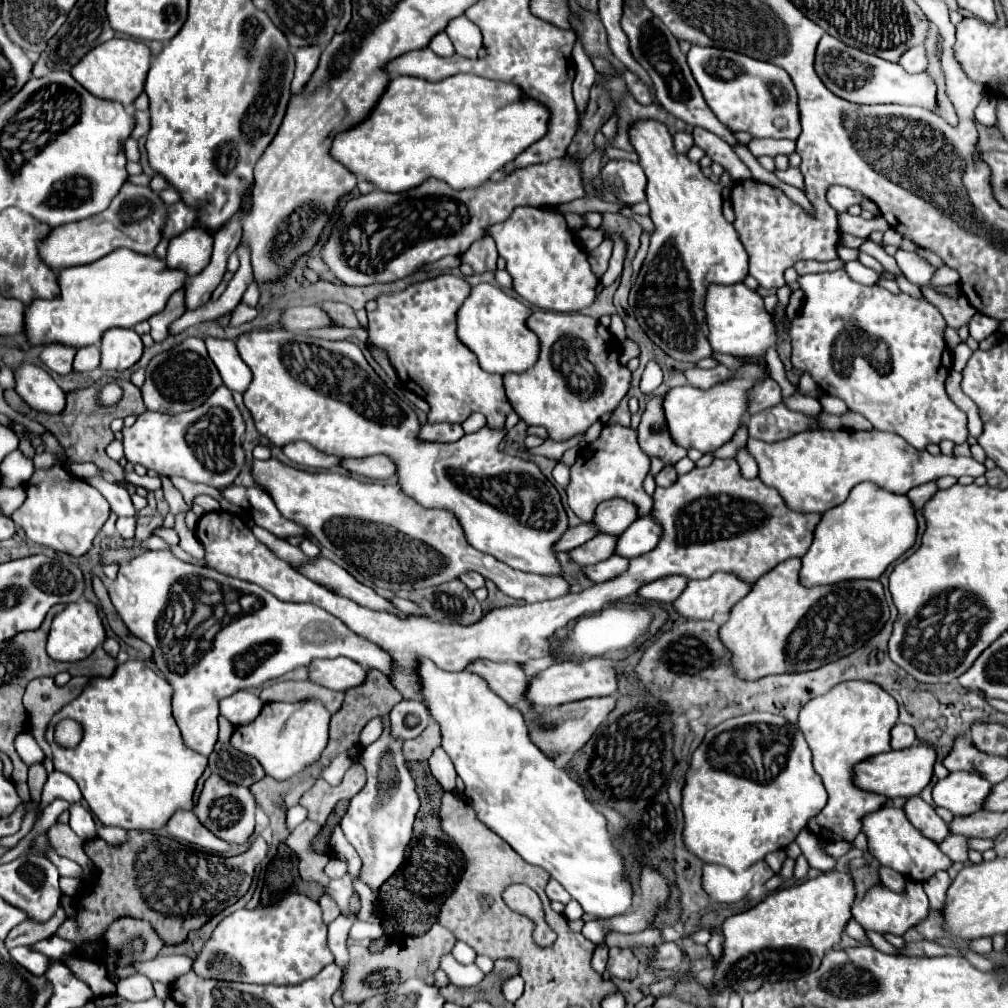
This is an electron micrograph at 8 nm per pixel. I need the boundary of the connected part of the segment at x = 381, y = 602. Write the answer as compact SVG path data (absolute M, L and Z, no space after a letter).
M319 556L311 562L305 562L303 566L297 566L297 572L307 576L309 580L329 588L335 594L341 594L361 606L367 606L371 610L395 610L395 614L401 614L391 602L375 594L373 588L357 582L345 568L337 566L335 562Z

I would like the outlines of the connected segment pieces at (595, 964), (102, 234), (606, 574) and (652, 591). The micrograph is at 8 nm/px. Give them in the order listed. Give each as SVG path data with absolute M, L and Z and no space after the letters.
M599 944L599 946L595 946L595 952L593 952L593 956L591 956L591 968L593 968L595 972L599 972L599 974L605 972L607 952L609 952L607 944Z
M127 182L121 192L113 198L111 206L91 218L77 220L63 224L47 236L39 244L41 258L55 270L63 270L69 266L81 266L81 264L91 264L115 248L129 248L139 254L153 256L155 246L163 238L163 228L167 220L167 210L169 206L159 198L157 192L153 192L149 186L135 186Z
M615 554L615 556L607 558L607 560L603 560L595 566L585 566L583 570L591 580L605 582L605 580L611 580L611 578L623 574L627 568L629 568L629 558L623 558L623 556Z
M667 576L667 578L659 578L647 586L643 586L639 590L639 596L643 596L645 600L655 600L655 602L675 602L681 592L685 590L689 578L685 576Z

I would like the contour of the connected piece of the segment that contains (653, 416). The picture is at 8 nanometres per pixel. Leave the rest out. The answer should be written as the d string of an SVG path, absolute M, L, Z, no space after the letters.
M653 396L639 424L639 446L649 456L659 456L665 464L675 464L687 456L687 450L675 444L663 416L663 396Z

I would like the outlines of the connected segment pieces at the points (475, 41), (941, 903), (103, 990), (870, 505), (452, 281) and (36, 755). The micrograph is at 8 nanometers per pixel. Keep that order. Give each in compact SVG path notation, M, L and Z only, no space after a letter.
M459 16L455 18L449 26L447 26L447 36L451 38L455 52L465 56L465 58L475 58L477 50L483 46L483 38L481 38L481 30L479 26L475 26L467 16Z
M947 872L943 874L935 874L935 878L929 878L925 884L925 892L929 896L931 902L931 910L943 912L945 908L945 896L947 896L947 888L951 886L951 878Z
M61 958L61 964L65 964L71 974L75 974L75 978L83 980L89 984L89 988L93 990L95 996L111 996L115 994L115 984L107 980L107 970L101 964L89 962L89 960L81 960L81 958Z
M863 482L851 490L843 504L823 514L813 544L801 558L801 582L803 586L819 586L851 578L879 578L891 562L915 544L915 538L917 518L909 498L887 492L873 482Z
M441 274L437 278L417 282L403 292L397 292L391 296L379 296L377 310L369 312L369 340L375 346L389 352L395 364L397 376L405 384L405 388L409 388L415 394L421 394L423 400L429 404L427 420L431 424L435 422L459 422L461 424L469 418L469 414L481 412L487 418L489 426L503 426L505 416L513 408L507 402L501 376L485 372L479 366L477 356L467 346L463 346L455 334L457 330L455 314L459 310L459 304L463 304L463 300L467 298L467 294L469 294L469 284L463 278L457 278L453 274Z
M29 732L17 734L17 738L15 738L15 750L17 750L17 754L21 756L21 760L27 766L35 764L35 762L43 762L43 758L45 758L43 750L39 748L39 744L35 742L35 738Z

